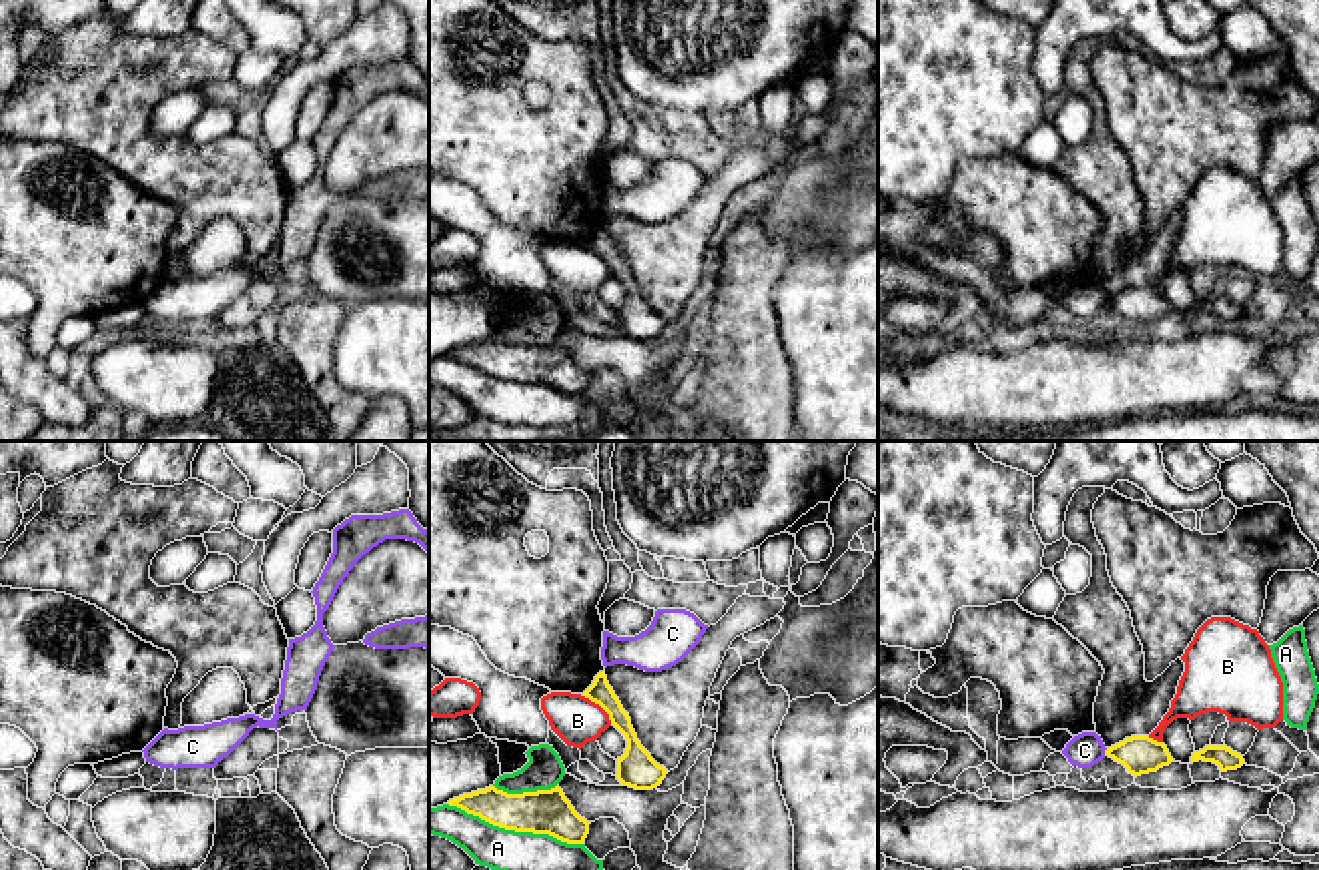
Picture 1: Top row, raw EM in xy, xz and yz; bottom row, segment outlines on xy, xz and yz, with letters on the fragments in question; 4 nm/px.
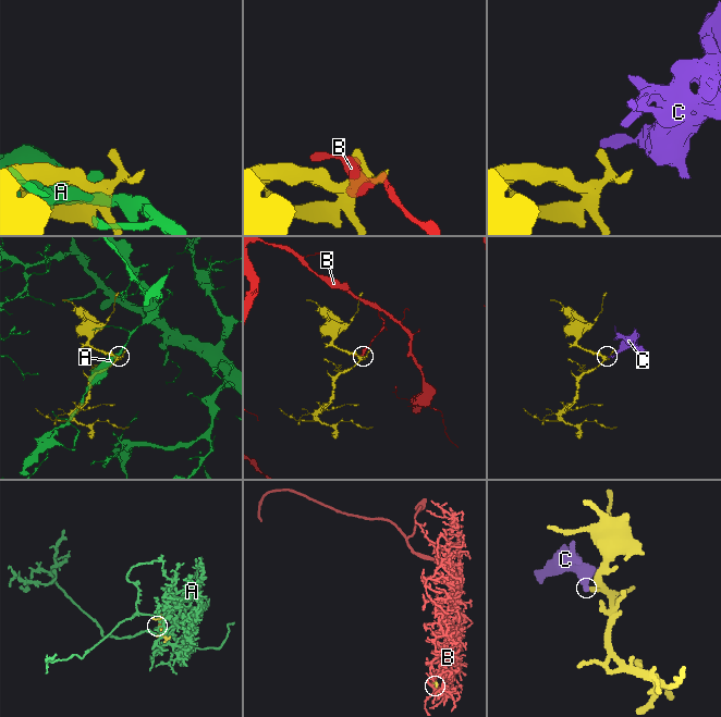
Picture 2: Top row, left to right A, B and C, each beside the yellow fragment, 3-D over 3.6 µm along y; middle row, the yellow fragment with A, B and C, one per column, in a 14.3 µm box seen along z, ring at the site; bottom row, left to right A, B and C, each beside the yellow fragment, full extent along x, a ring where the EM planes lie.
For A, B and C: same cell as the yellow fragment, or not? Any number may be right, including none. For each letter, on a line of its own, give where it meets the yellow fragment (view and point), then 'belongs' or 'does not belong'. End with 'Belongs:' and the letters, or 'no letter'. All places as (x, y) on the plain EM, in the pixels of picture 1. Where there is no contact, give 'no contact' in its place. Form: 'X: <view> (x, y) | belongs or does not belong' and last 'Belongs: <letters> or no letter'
A: xz (516, 381) | does not belong
B: xz (602, 257) | does not belong
C: yz (1105, 303) | does not belong
Belongs: no letter

